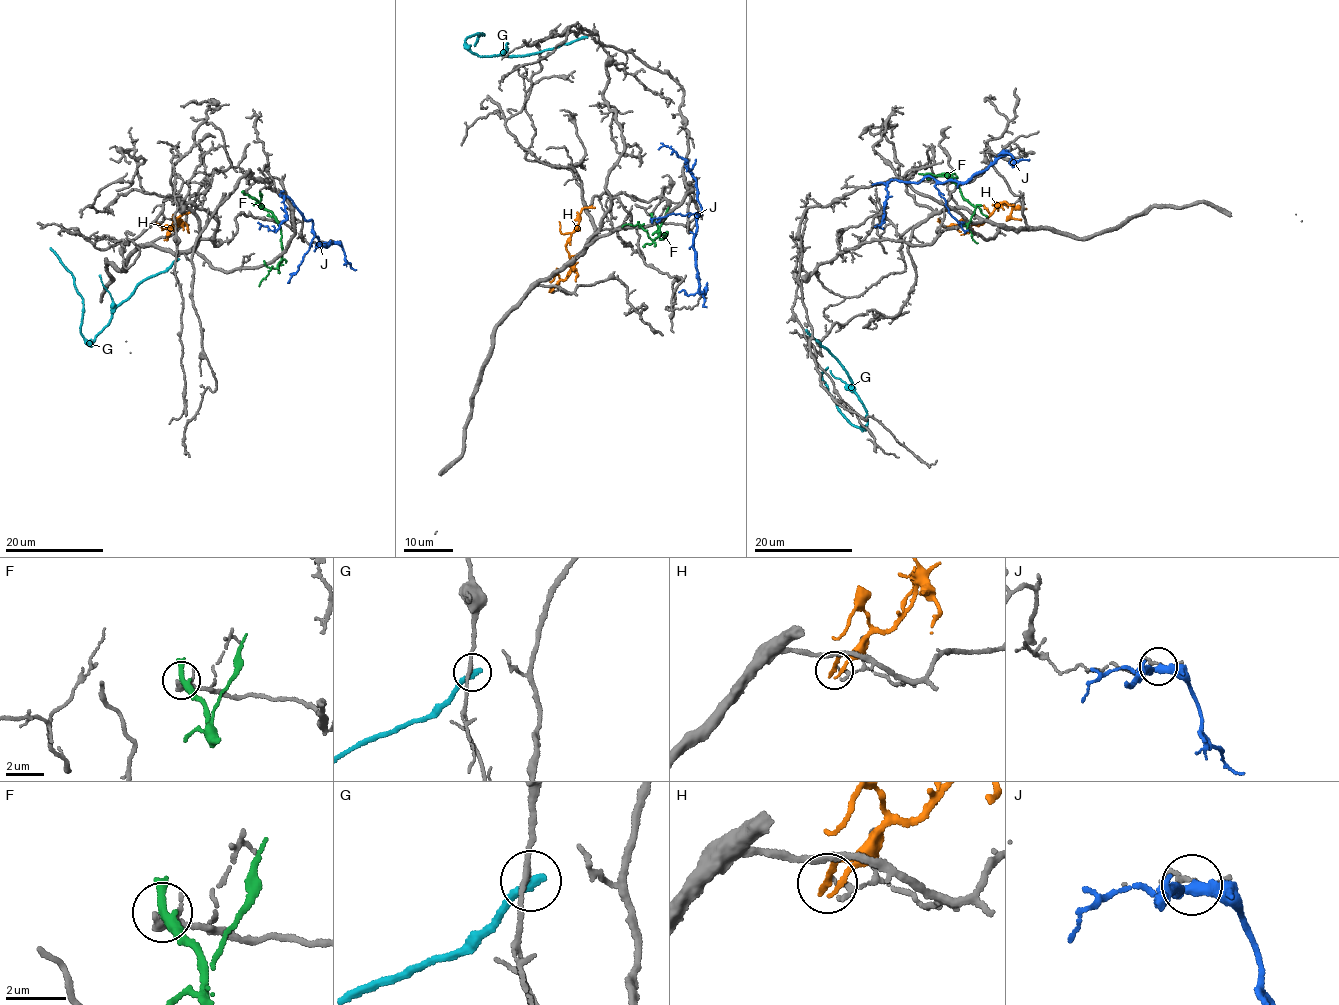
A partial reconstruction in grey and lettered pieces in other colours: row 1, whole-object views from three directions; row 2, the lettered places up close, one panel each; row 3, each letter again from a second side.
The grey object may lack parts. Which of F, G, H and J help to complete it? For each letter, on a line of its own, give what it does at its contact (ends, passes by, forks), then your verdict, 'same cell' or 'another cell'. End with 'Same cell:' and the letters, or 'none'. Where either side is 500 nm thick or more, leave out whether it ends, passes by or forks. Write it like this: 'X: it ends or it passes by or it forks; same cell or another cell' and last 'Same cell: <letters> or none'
F: it ends; another cell
G: it ends; another cell
H: it ends; another cell
J: it forks; another cell
Same cell: none

